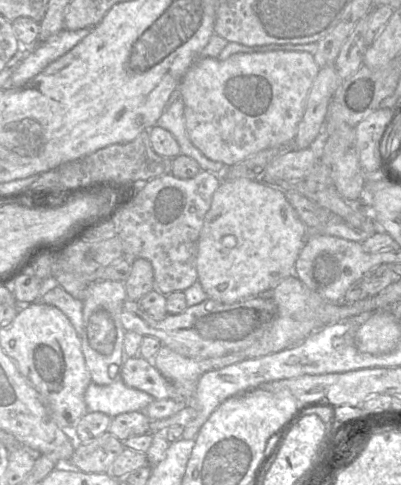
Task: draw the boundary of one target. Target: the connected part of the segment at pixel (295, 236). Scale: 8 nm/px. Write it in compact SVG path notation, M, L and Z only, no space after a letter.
M247 178L222 180L213 194L198 240L198 281L208 298L221 303L232 304L255 297L294 274L296 260L306 240L307 227L283 191Z

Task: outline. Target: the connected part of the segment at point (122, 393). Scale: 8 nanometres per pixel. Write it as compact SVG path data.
M120 375L110 385L97 385L92 381L84 393L88 412L102 412L111 418L125 412L142 411L154 400L148 393L127 386Z

